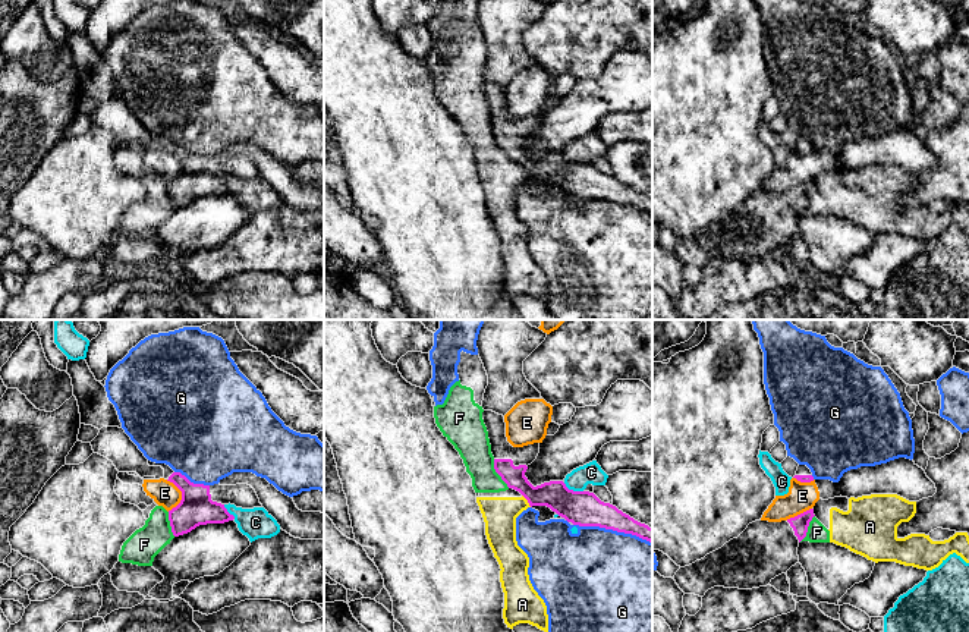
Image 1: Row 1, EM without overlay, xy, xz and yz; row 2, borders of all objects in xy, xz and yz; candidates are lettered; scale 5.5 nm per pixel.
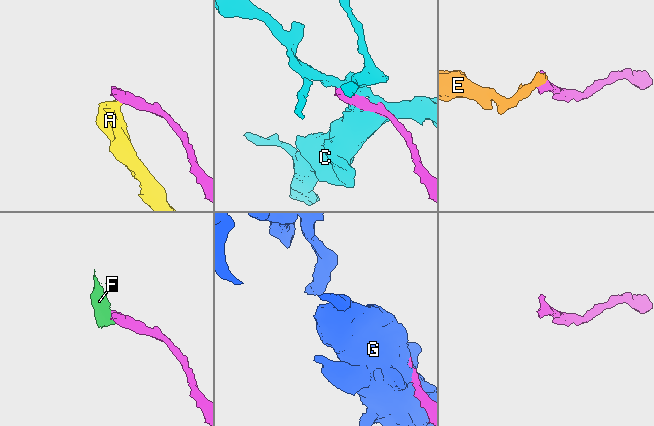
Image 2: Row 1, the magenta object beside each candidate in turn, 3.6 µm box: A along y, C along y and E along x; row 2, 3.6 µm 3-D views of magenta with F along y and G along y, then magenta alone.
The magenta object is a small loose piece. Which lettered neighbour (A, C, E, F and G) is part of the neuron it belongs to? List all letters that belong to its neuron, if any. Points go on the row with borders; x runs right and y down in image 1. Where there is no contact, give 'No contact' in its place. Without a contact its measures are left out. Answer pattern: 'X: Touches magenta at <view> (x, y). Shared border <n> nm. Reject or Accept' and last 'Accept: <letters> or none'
A: Touches magenta at xz (527, 499). Shared border 90 nm. Reject
C: Touches magenta at xz (572, 490). Shared border 120 nm. Reject
E: Touches magenta at xy (182, 494). Shared border 180 nm. Reject
F: Touches magenta at xz (497, 472). Shared border 180 nm. Reject
G: Touches magenta at xz (613, 530). Shared border 440 nm. Reject
Accept: none

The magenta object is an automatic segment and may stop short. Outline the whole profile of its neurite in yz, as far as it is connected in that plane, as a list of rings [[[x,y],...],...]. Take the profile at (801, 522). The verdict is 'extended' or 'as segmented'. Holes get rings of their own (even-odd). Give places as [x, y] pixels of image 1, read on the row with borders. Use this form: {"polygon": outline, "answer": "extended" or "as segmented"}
{"polygon": [[[809,509],[781,522],[755,521],[721,548],[680,567],[673,579],[685,594],[699,597],[714,587],[767,587],[799,563],[797,547],[814,516]]], "answer": "extended"}

